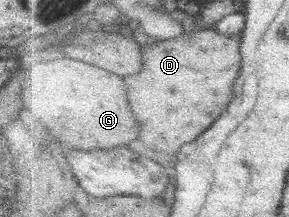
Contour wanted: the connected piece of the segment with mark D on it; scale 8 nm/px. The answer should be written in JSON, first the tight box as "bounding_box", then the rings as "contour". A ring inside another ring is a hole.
{"bounding_box":[126,28,244,167],"contour":[[[204,28],[144,49],[146,71],[126,77],[128,85],[132,87],[132,107],[136,107],[132,111],[144,125],[140,139],[130,143],[136,153],[172,167],[176,165],[182,147],[196,141],[216,123],[232,101],[234,83],[238,81],[244,65],[244,57],[240,53],[242,37],[244,33],[227,36],[217,29]]]}

